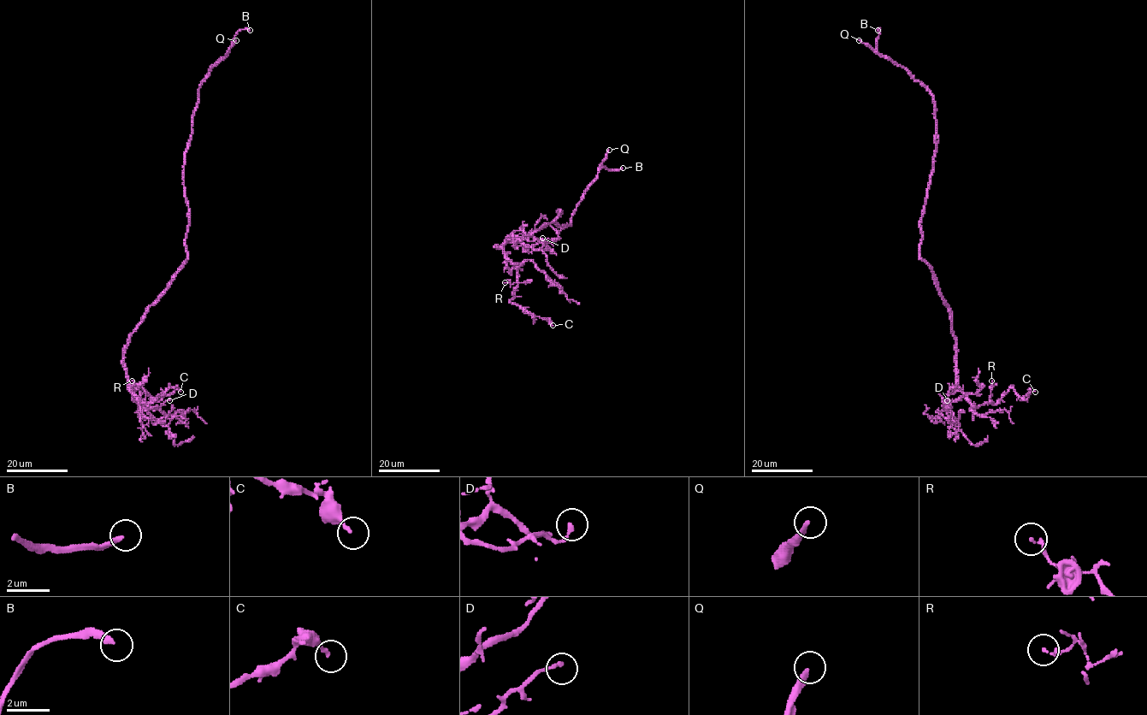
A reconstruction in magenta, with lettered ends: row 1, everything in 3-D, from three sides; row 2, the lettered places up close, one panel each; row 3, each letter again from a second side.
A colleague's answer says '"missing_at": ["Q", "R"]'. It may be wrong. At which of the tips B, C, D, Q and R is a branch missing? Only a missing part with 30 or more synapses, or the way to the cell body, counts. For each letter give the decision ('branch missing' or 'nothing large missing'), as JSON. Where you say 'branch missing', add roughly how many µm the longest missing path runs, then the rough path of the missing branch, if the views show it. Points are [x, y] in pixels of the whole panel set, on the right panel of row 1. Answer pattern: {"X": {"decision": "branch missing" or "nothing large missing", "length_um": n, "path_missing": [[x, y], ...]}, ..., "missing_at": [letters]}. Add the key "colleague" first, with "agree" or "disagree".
{"colleague": "disagree", "B": {"decision": "branch missing", "length_um": 5}, "C": {"decision": "nothing large missing"}, "D": {"decision": "nothing large missing"}, "Q": {"decision": "branch missing", "length_um": 250}, "R": {"decision": "nothing large missing"}, "missing_at": ["B", "Q"]}

